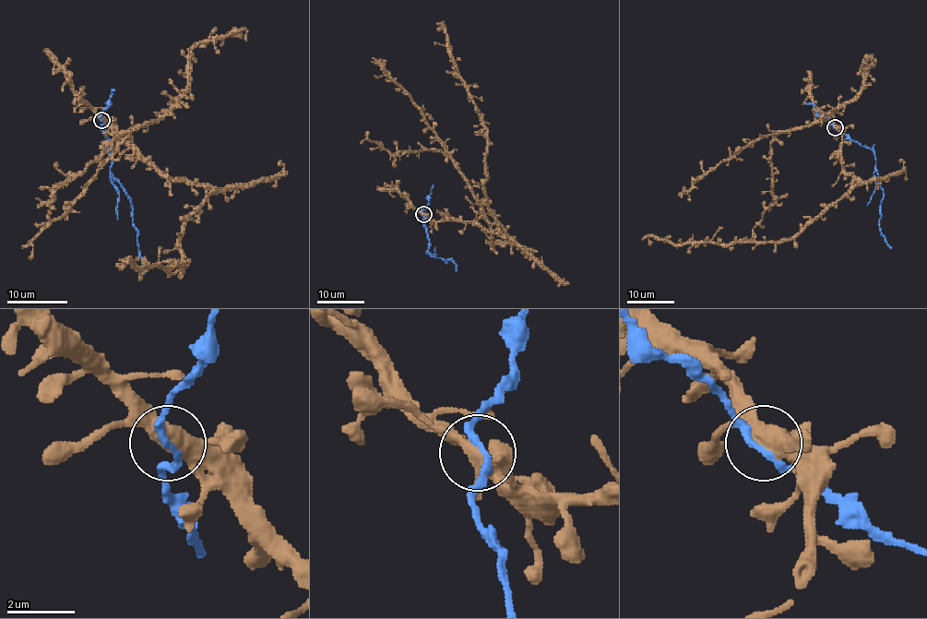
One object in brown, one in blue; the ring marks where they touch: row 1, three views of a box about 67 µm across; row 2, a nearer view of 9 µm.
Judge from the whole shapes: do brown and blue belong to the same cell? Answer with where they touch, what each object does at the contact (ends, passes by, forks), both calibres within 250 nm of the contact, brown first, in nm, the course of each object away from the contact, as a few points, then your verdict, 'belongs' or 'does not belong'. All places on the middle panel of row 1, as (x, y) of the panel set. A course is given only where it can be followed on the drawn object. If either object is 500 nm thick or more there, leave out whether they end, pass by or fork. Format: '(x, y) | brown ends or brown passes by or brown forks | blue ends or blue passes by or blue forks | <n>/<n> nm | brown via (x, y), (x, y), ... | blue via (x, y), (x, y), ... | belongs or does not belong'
(423, 214) | brown forks | blue passes by | 400/180 nm | brown via (423, 215), (505, 229), (484, 188), (486, 126), (445, 31), (436, 29) | blue via (423, 213), (422, 221), (429, 241), (429, 255), (445, 262), (452, 258), (457, 270) | does not belong

